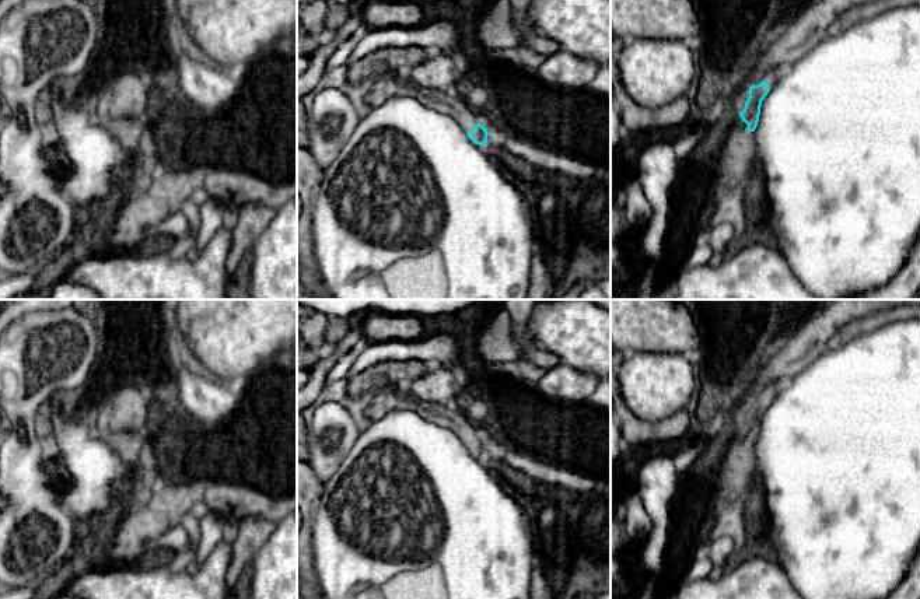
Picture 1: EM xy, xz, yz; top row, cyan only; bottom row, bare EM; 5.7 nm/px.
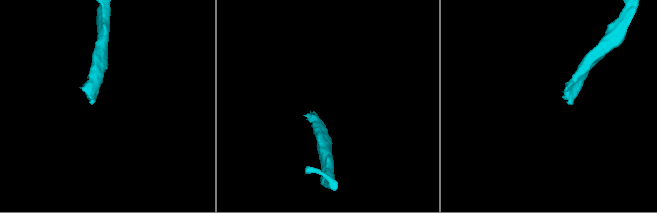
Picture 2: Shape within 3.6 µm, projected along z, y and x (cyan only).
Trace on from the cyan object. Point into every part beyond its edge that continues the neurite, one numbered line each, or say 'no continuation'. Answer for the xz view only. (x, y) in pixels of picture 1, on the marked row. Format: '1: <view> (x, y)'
1: xz (388, 86)

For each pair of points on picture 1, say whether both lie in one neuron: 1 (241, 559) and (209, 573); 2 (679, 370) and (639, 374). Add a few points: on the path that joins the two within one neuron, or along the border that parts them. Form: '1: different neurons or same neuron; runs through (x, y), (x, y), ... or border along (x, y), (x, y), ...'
1: different neurons; border along (231, 535), (231, 563), (226, 575), (226, 584)
2: same neuron; runs through (670, 374), (649, 374)

